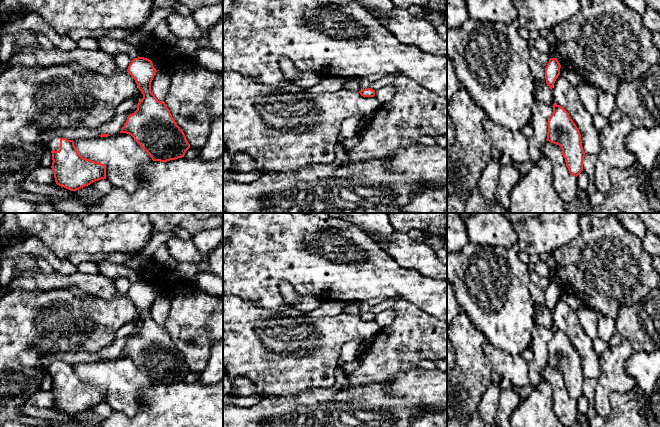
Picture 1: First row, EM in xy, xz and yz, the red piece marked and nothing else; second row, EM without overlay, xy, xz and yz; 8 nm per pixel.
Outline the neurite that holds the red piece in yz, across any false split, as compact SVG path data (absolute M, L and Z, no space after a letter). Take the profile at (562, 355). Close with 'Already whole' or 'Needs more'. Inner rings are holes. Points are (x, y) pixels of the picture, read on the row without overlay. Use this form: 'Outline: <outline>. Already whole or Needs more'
Outline: M555 327L548 344L546 364L561 371L569 397L577 401L583 395L585 381L581 358L569 337Z. Already whole

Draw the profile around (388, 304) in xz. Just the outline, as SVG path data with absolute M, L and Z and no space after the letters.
M389 299L389 300L384 301L376 306L371 306L369 312L376 315L386 309L391 309L396 302L397 302L397 300L395 300L395 299Z

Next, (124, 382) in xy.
M126 357L74 364L74 369L83 382L105 388L106 404L128 417L140 411L144 403L142 392L153 385L134 362Z

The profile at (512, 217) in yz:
M502 213L510 222L515 223L532 217L537 217L543 213Z

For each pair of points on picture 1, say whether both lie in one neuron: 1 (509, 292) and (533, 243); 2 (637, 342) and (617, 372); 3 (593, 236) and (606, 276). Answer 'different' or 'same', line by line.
1: same
2: different
3: same

